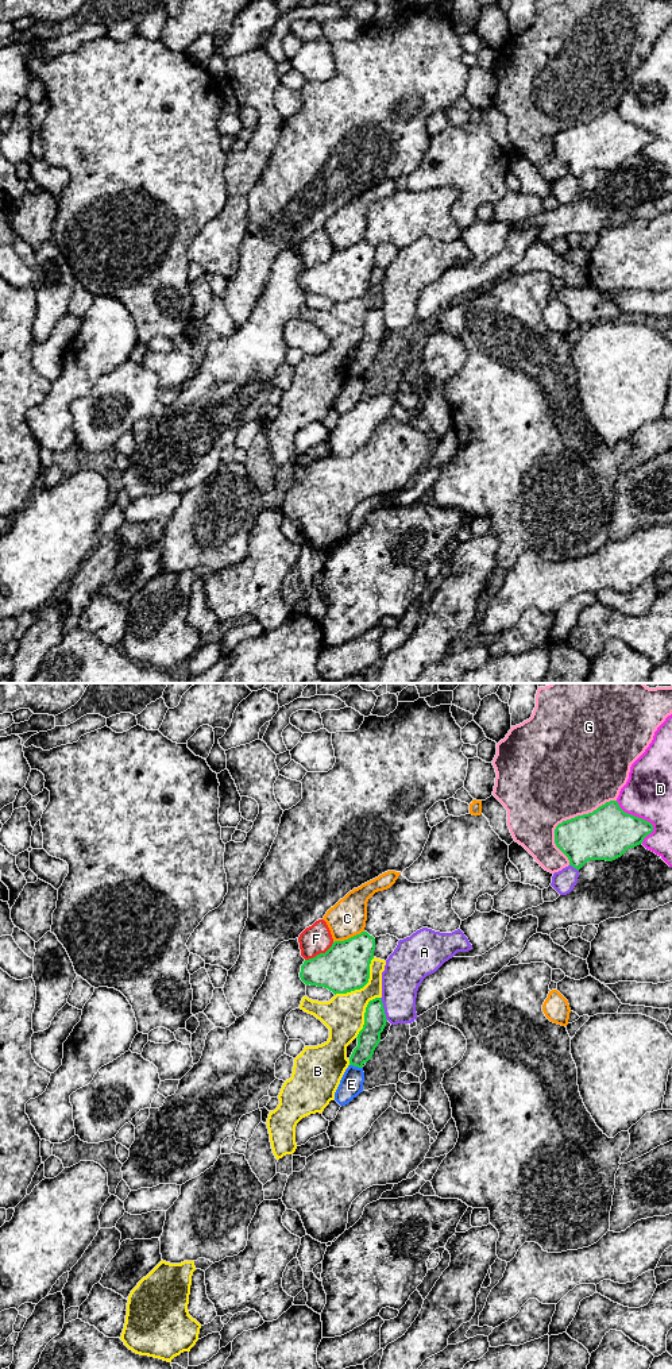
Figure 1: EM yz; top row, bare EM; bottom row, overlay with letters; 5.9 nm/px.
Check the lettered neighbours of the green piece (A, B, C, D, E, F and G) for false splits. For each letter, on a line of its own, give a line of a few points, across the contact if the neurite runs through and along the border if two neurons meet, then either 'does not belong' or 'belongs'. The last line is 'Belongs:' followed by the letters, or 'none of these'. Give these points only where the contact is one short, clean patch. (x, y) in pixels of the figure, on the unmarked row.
A: does not belong
B: does not belong
C: does not belong
D: does not belong
E: does not belong
F: does not belong
G: does not belong
Belongs: none of these

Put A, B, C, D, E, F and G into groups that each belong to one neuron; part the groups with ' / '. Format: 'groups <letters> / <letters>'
groups A / B / C / D / E G / F

